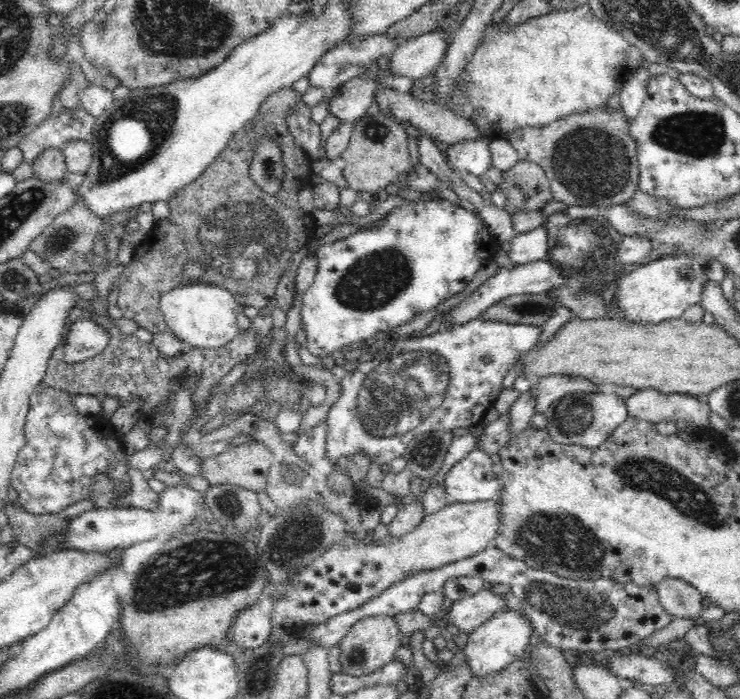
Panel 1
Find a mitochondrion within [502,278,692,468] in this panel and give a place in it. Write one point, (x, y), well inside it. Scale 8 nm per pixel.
(575, 416)

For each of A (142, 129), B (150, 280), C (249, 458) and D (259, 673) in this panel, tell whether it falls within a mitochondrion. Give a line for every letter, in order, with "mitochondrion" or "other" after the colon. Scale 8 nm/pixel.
A: mitochondrion
B: other
C: other
D: mitochondrion

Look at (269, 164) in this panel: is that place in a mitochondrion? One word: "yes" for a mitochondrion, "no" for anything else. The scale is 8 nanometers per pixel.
yes

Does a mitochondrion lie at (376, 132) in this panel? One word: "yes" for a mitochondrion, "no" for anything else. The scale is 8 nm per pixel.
yes

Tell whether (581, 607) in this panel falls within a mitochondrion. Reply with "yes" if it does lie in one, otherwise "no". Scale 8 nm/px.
yes

